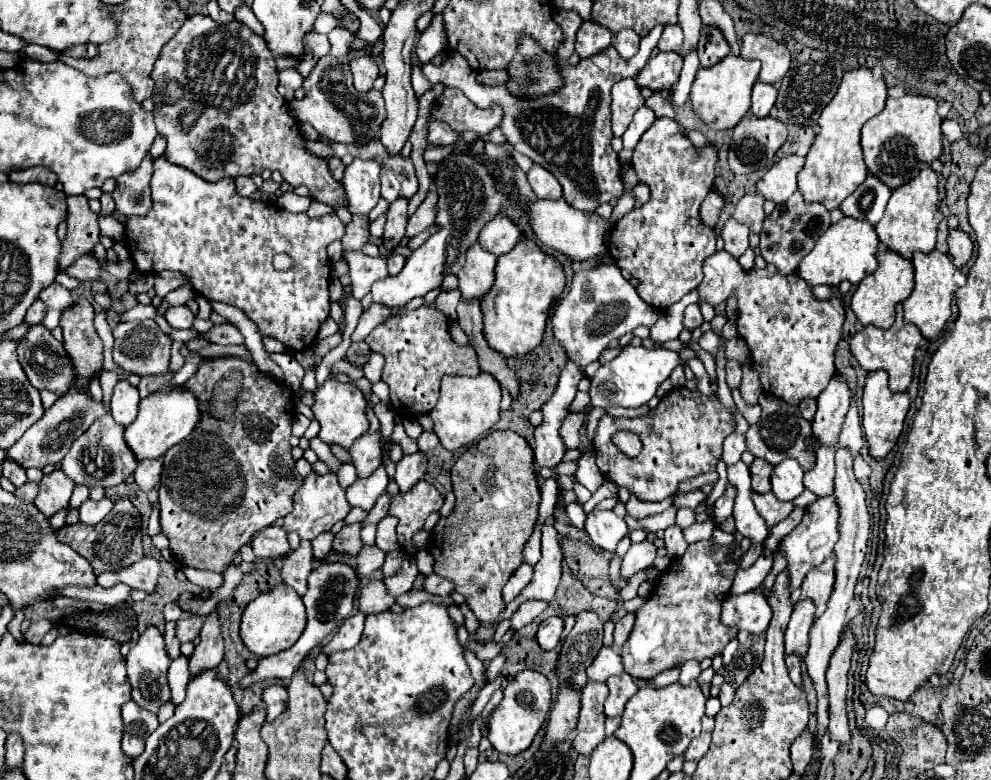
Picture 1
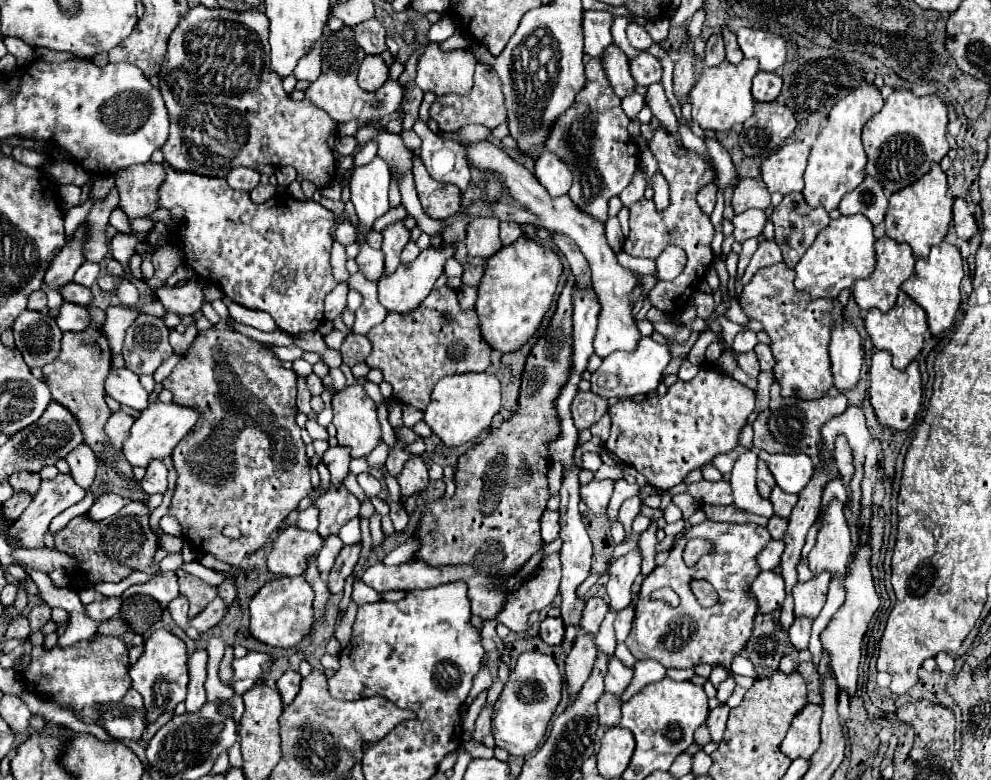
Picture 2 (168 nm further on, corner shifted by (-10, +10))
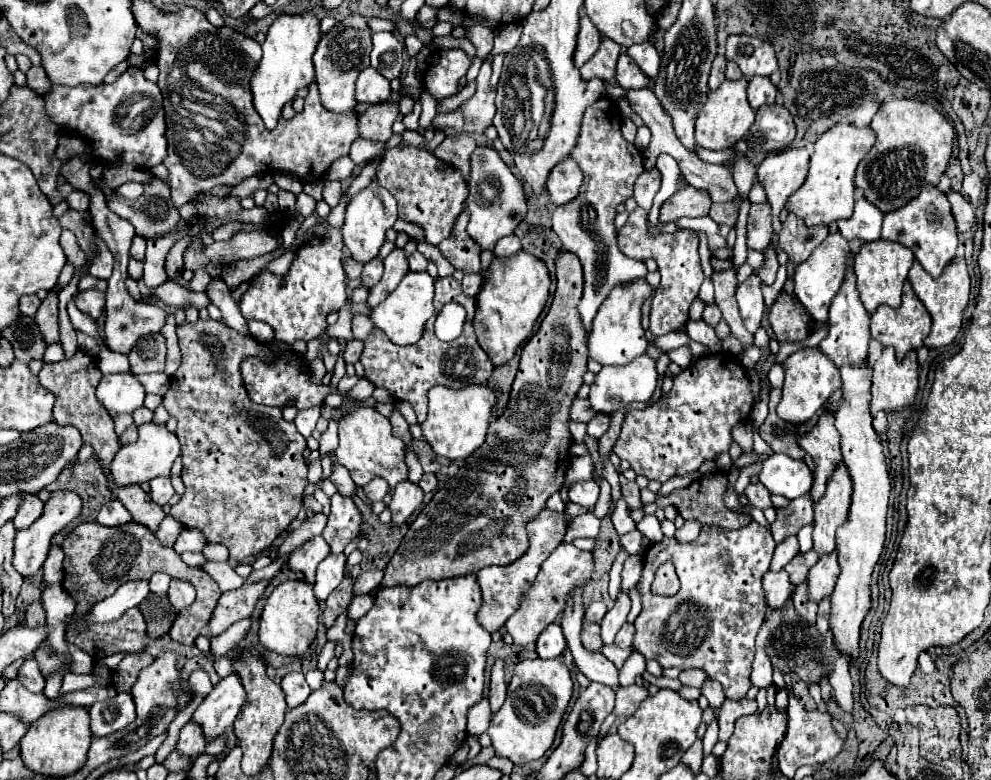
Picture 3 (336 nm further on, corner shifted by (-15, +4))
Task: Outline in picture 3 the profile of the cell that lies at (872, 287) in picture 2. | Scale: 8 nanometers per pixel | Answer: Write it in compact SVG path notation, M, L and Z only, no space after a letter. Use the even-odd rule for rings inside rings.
M877 239L861 245L861 249L855 253L855 275L857 275L857 289L861 293L863 305L867 307L867 313L873 313L883 303L887 303L889 307L899 307L903 283L907 279L911 265L913 265L913 253L899 243Z

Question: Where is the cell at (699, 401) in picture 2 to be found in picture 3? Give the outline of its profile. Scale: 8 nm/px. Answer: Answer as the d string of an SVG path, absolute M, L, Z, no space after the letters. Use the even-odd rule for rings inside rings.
M727 351L699 357L673 379L673 387L655 405L625 415L621 435L613 447L619 459L629 461L637 475L665 483L675 475L695 473L703 461L729 451L731 427L749 419L753 409L749 375L737 357Z

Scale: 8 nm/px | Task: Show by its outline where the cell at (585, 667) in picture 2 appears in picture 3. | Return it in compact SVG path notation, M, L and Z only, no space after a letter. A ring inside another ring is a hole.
M597 623L583 625L581 641L583 641L585 647L589 647L589 651L599 651L599 649L603 647L603 643L601 643L601 639L599 639L599 625L597 625Z

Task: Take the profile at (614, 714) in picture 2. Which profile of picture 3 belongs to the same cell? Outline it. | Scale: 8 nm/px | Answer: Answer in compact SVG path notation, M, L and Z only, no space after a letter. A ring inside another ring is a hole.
M629 685L629 687L619 687L617 689L617 701L615 701L615 709L613 713L617 717L629 717L637 711L639 703L647 697L647 689L645 687L637 687L637 685Z

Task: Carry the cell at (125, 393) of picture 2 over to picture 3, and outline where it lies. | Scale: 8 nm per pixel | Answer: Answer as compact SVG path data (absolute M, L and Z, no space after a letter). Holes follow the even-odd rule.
M131 373L103 375L97 385L97 399L111 413L133 413L143 405L145 389Z

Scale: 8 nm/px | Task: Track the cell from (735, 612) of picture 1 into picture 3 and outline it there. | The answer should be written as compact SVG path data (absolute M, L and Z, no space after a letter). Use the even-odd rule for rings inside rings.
M767 571L763 575L763 589L765 589L765 599L771 609L783 607L787 597L793 593L793 583L787 575L787 571Z

